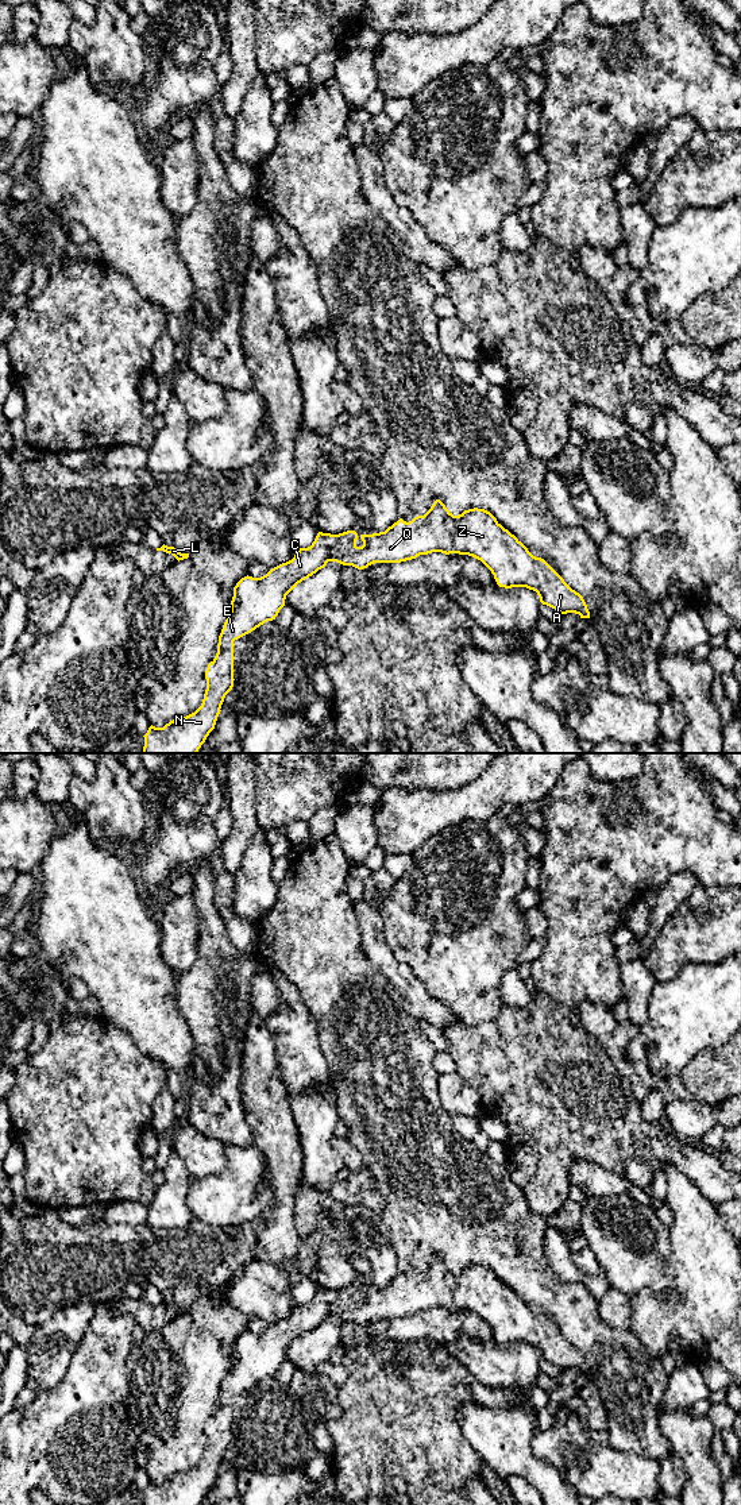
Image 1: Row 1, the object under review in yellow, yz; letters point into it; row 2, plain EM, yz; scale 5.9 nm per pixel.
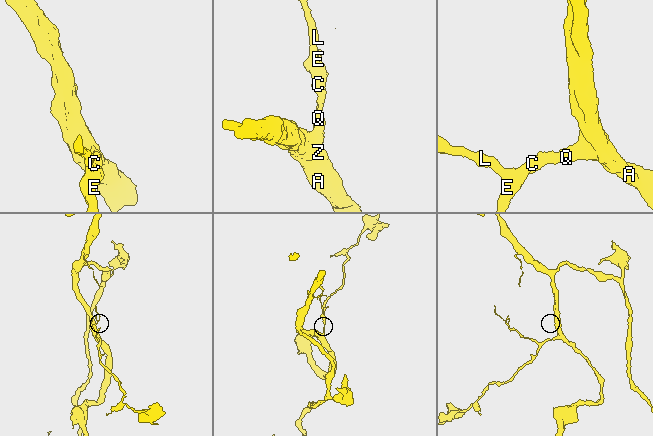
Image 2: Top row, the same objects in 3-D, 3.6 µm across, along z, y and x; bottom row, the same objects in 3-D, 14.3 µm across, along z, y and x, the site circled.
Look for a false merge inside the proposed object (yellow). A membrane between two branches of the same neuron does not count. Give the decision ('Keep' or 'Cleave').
Keep

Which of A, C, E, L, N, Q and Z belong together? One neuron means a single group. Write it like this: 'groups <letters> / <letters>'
groups A C E L N Q Z

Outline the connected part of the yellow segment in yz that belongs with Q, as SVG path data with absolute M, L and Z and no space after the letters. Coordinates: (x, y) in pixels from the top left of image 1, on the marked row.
M436 499L424 516L417 516L409 522L400 518L385 532L360 536L355 530L339 535L319 532L312 545L300 548L292 560L271 568L260 578L247 575L236 583L231 611L219 636L217 653L205 671L207 690L201 706L186 717L174 718L163 728L151 725L143 736L143 753L198 752L215 729L224 698L234 687L234 641L251 633L265 622L275 620L285 606L286 595L298 583L324 568L328 562L363 570L374 563L401 563L432 552L472 556L491 571L499 587L526 587L537 593L543 605L555 609L560 614L575 613L580 618L590 618L583 597L572 590L544 559L533 556L514 535L485 509L474 508L454 516L440 499Z

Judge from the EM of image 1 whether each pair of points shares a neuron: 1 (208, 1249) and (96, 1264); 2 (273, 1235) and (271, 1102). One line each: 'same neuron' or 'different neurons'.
1: same neuron
2: same neuron

